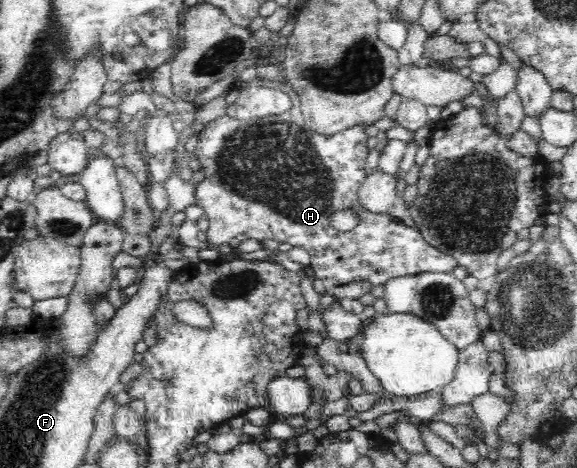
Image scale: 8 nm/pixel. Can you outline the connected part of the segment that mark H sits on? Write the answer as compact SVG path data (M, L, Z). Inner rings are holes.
M298 99L294 101L292 108L282 115L270 115L258 119L238 120L233 119L233 117L226 114L224 117L212 119L212 121L206 123L206 127L199 132L199 141L195 154L200 162L200 167L202 167L201 172L204 173L204 179L195 185L194 197L195 204L204 209L204 213L206 213L205 217L210 222L210 227L208 227L207 232L207 241L211 244L216 244L217 246L227 244L234 249L237 248L240 243L249 239L256 240L258 243L261 243L264 240L276 240L277 242L280 242L280 244L288 243L292 248L299 247L305 249L311 255L309 265L314 268L315 277L322 281L325 292L335 299L360 299L362 295L371 293L370 291L372 291L374 287L384 285L385 283L388 283L390 279L398 277L408 277L422 273L452 273L452 271L458 267L458 262L456 262L451 255L430 245L416 226L410 227L406 224L394 222L389 216L384 214L370 213L369 211L366 211L364 206L360 203L357 192L360 187L364 185L367 177L364 168L367 156L369 155L367 147L368 139L364 126L360 125L354 125L354 127L342 131L342 134L337 134L328 138L326 138L326 135L319 135L314 131L308 130L305 125L305 120L303 119L303 114L301 113L301 101L298 101ZM346 209L351 209L354 212L354 215L358 217L358 225L356 225L352 231L340 232L332 225L332 215L334 215L336 211L346 211Z

